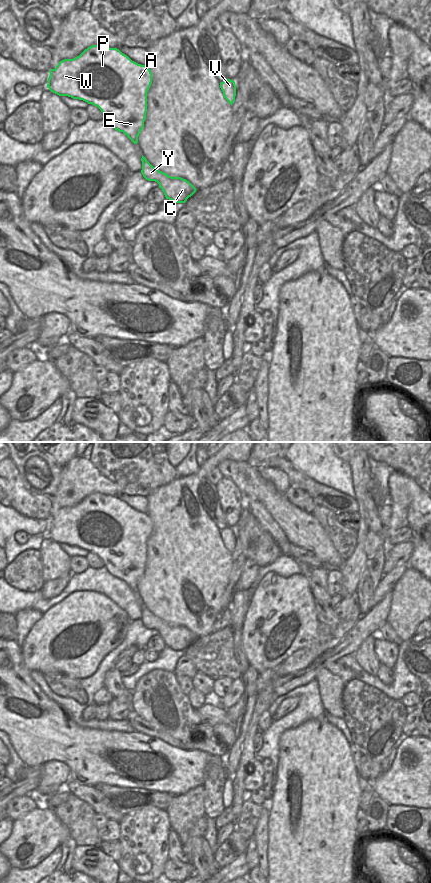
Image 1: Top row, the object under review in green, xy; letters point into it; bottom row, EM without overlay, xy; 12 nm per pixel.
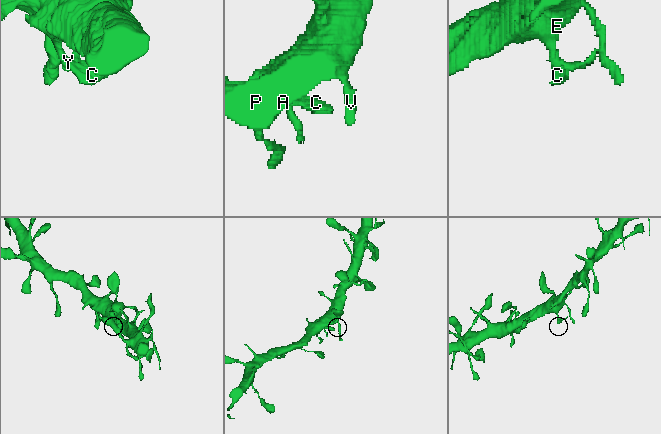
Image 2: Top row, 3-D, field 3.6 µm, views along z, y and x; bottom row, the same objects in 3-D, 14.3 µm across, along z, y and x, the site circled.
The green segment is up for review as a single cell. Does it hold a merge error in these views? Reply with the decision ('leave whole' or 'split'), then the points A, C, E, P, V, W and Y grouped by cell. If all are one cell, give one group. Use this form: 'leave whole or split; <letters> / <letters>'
leave whole; A C E P V W Y

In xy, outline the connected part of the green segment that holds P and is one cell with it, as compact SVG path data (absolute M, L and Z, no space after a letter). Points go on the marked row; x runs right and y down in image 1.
M92 45L73 59L64 59L50 70L47 87L59 96L79 99L98 107L112 128L123 132L134 144L144 127L147 92L152 73L147 65L132 61L117 48Z

